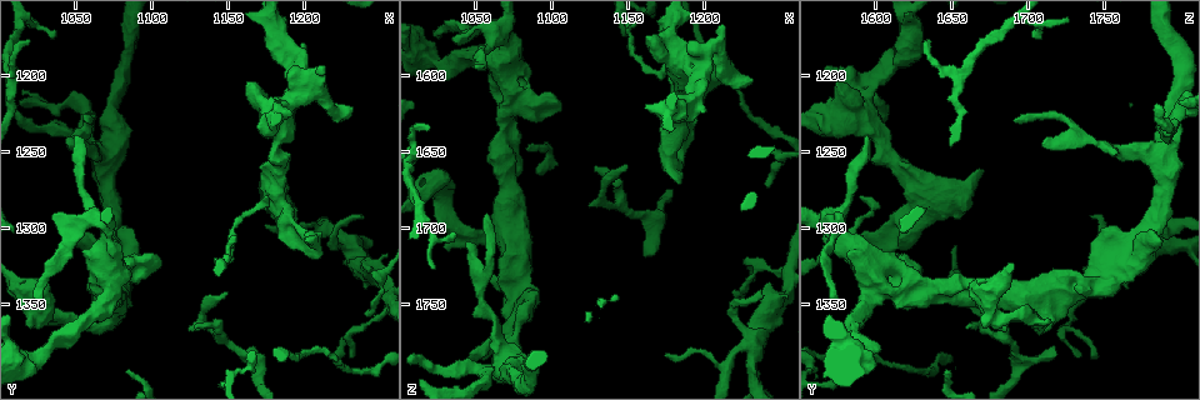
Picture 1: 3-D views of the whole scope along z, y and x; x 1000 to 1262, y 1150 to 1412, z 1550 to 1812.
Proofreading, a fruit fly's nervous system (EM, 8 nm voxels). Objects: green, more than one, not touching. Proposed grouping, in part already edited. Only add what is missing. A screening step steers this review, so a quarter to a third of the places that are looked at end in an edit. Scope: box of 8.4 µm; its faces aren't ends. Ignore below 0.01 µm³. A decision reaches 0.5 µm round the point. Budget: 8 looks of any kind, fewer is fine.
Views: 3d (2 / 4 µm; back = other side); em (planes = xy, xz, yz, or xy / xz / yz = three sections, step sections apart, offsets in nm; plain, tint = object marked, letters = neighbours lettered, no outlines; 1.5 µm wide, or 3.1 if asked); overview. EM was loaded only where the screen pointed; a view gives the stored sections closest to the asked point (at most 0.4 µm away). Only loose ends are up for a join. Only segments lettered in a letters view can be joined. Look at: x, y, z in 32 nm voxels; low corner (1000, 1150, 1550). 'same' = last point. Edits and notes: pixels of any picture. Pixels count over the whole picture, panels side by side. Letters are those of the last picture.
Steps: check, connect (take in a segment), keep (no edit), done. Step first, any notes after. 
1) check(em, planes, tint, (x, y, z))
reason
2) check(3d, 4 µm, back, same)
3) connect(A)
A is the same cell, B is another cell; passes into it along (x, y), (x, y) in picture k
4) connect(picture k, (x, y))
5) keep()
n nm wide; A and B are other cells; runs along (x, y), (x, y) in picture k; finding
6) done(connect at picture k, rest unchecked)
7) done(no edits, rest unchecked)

check(em, planes, letters, (1018, 1174, 1634))
thin end

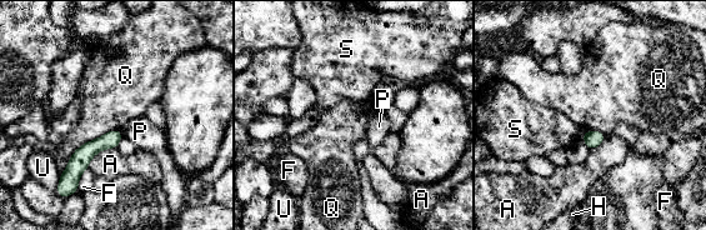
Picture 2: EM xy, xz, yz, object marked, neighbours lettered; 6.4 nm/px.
keep()
Q touches over 480 nm; A, F, H, P, Q, S and U are other cells; border along (120, 129), (81, 144), (60, 174) in picture 2; none of them fits

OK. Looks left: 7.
check(3d, 4 µm, (1150, 1342, 1660))
an open end

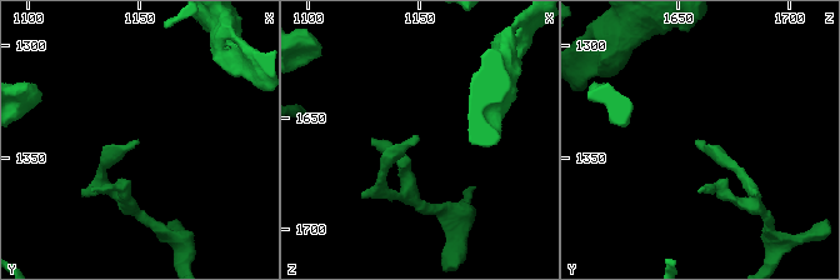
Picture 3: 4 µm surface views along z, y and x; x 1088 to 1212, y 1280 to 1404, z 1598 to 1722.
check(em, xy, step 8, letters, (1149, 1342, 1659))

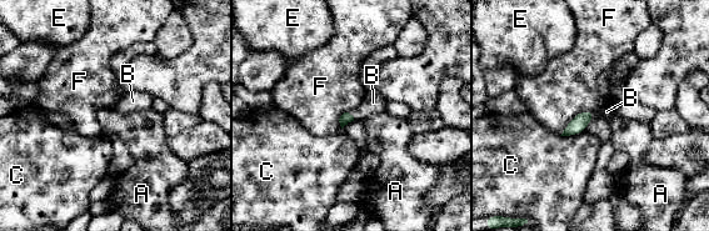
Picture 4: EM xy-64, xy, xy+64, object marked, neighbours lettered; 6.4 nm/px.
connect(picture 4, (373, 103))
B is the same cell, A, C, E and F are other cells; passes into it along (345, 117), (353, 116), (373, 103) in picture 4; it goes on there

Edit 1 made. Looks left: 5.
check(overview)

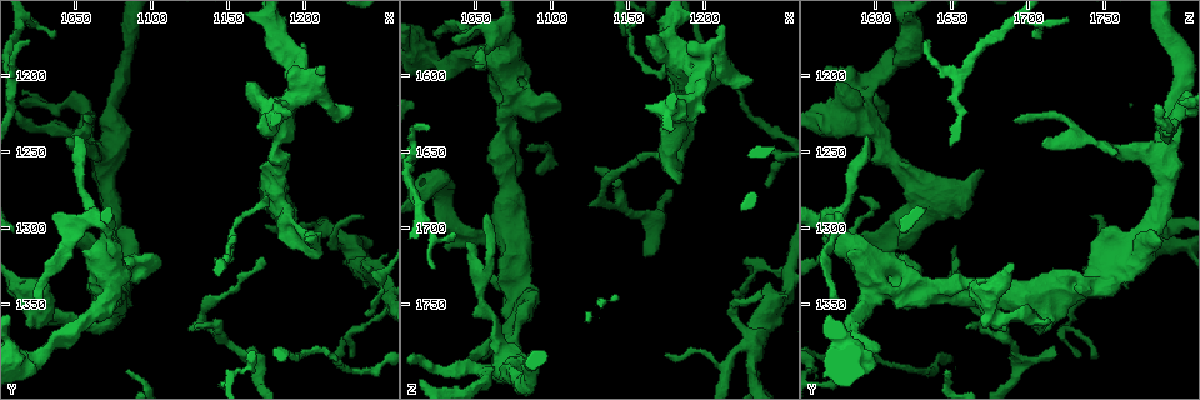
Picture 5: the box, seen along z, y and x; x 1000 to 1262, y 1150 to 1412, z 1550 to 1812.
check(em, planes, letters, (1234, 1222, 1604))
an open end

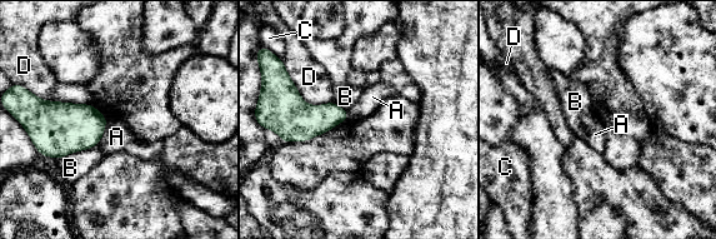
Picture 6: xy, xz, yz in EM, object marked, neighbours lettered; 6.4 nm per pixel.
keep()
A, B, C and D are other cells; border along (108, 120), (103, 137), (98, 143) in picture 6; no lettered segment goes on from it

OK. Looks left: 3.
done(connect at picture 4, rest unchecked)

